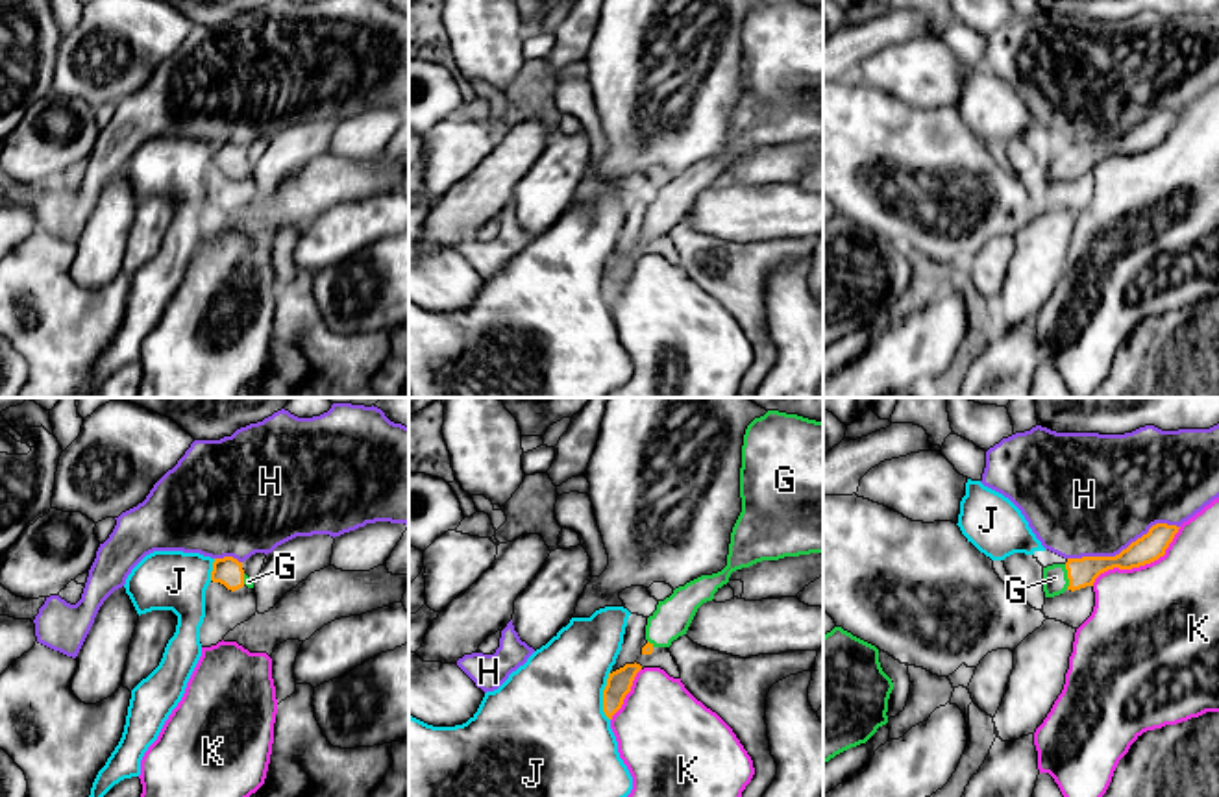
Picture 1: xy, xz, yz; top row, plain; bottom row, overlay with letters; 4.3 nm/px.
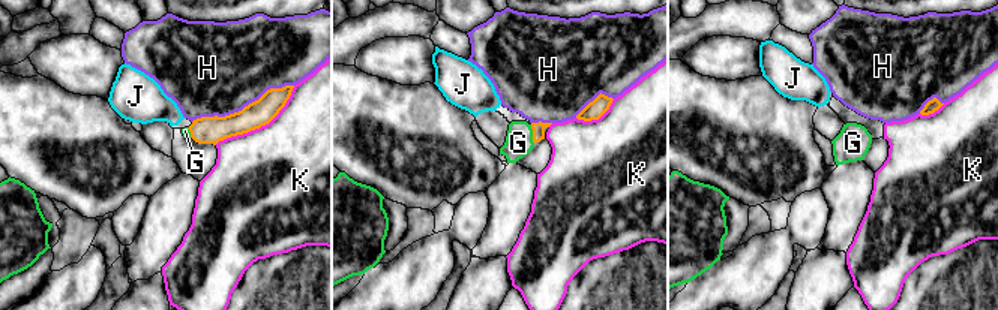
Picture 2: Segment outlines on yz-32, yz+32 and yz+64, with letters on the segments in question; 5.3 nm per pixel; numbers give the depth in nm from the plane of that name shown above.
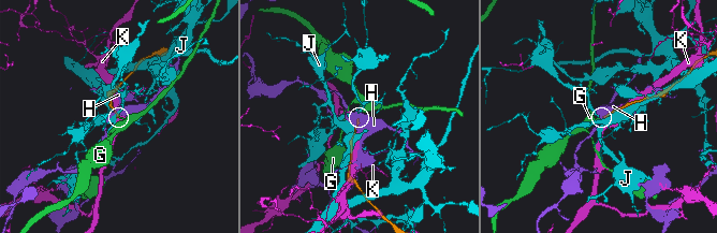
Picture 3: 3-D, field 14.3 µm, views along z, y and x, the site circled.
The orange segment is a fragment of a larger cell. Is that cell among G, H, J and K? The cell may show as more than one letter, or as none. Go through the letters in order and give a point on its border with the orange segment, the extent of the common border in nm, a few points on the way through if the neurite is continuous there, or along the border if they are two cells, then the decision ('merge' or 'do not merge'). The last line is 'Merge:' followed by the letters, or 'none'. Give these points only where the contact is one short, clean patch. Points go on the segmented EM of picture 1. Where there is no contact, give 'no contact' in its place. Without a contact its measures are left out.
G: yz (1068, 577) | 110 nm | across yz (1083, 572), (1068, 577), (1055, 577) | merge
H: yz (1123, 550) | 500 nm | do not merge
J: xz (603, 696) | 220 nm | do not merge
K: yz (1140, 564) | 460 nm | do not merge
Merge: G

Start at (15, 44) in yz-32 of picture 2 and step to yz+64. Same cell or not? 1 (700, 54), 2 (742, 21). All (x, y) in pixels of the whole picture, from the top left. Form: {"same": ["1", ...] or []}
{"same": ["2"]}

